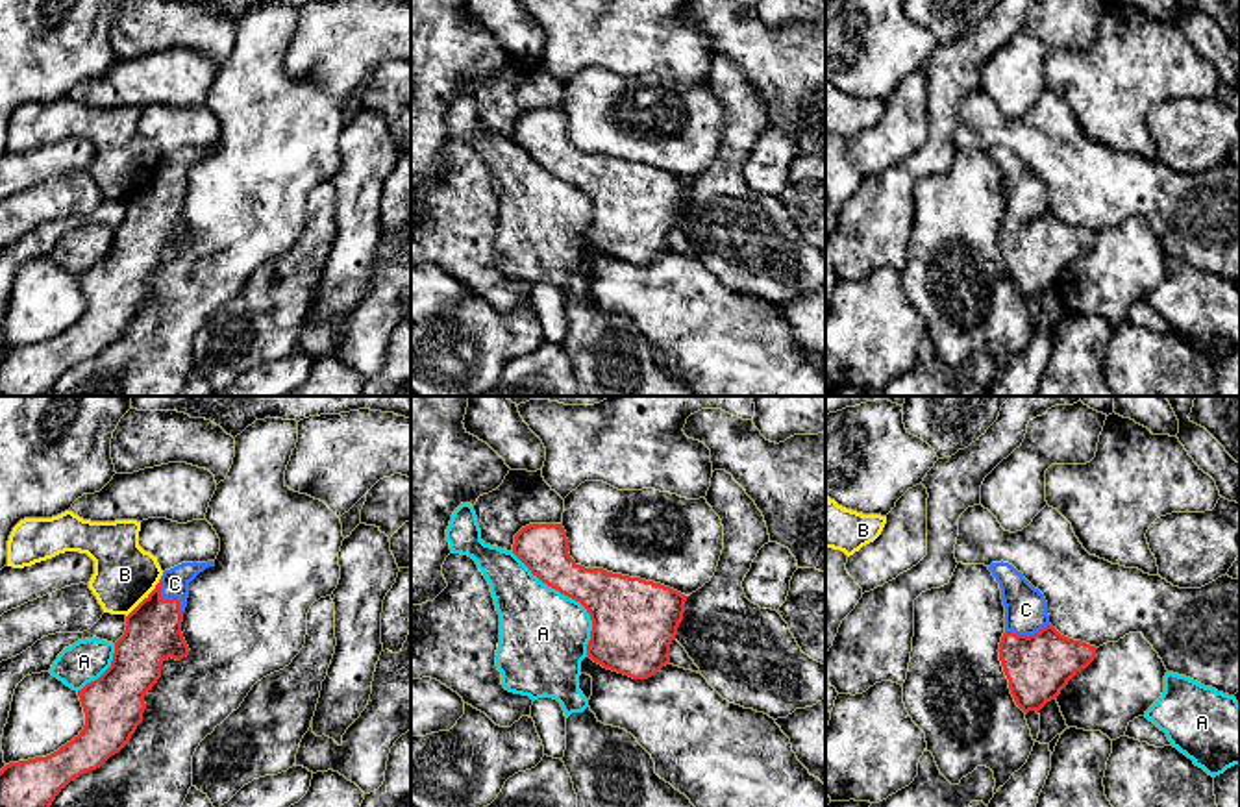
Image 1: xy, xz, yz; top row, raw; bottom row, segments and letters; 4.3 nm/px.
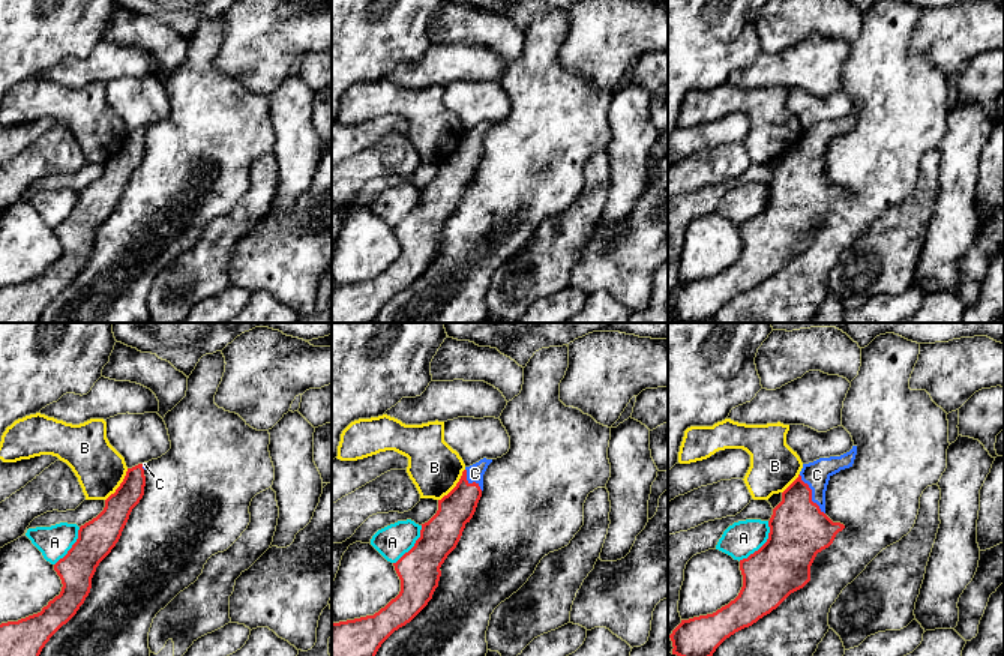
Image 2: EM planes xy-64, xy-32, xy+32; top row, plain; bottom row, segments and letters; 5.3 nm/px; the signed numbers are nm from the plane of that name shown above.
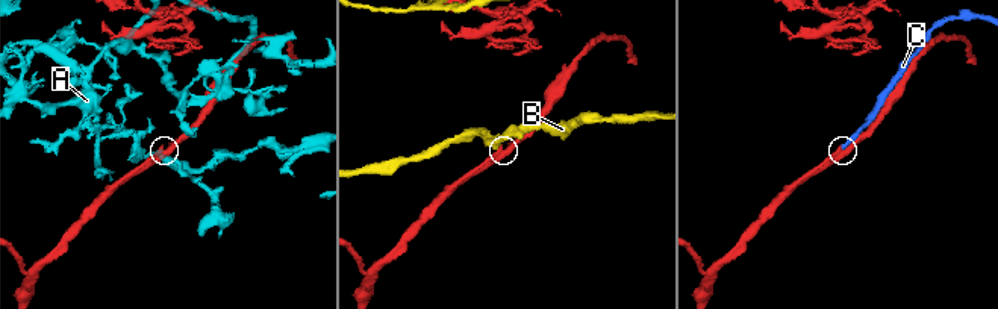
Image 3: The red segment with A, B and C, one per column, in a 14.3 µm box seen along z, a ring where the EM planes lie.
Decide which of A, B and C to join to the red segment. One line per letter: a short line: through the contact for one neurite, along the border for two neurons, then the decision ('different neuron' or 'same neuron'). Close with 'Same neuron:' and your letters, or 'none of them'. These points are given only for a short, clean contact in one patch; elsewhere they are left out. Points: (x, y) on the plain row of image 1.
A: same neuron
B: line xy (160, 167), (126, 202); different neuron
C: same neuron
Same neuron: A, C

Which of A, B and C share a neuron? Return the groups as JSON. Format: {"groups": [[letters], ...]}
{"groups": [["A", "C"], ["B"]]}

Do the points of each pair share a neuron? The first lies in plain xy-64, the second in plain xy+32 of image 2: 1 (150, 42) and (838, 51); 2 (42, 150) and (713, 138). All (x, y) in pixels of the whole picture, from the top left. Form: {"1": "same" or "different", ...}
{"1": "different", "2": "different"}

